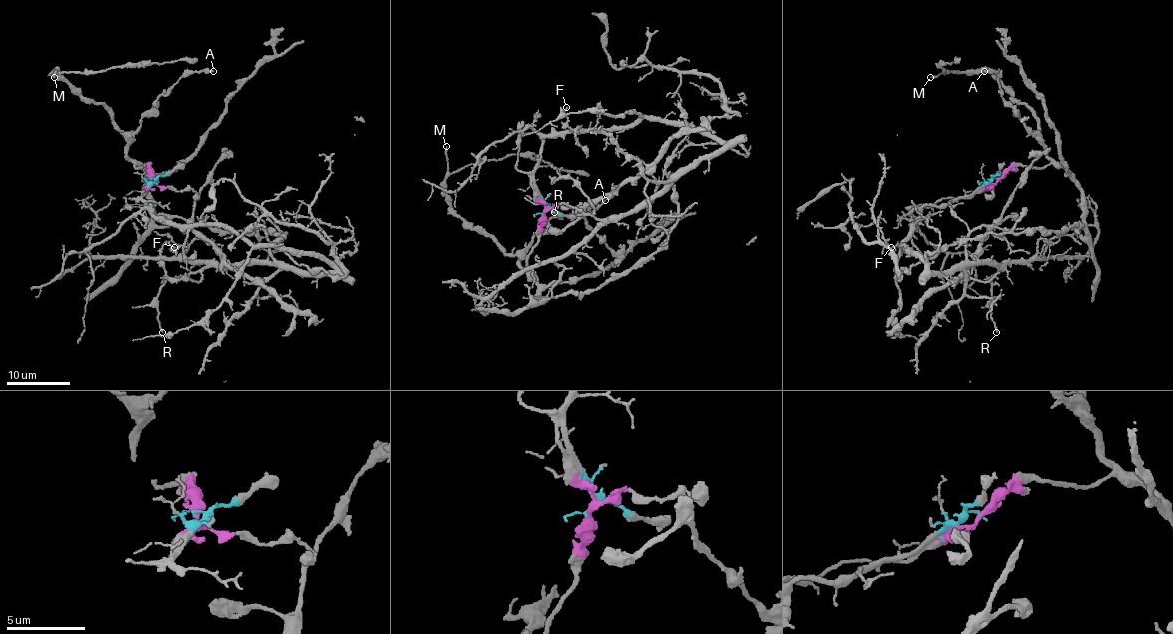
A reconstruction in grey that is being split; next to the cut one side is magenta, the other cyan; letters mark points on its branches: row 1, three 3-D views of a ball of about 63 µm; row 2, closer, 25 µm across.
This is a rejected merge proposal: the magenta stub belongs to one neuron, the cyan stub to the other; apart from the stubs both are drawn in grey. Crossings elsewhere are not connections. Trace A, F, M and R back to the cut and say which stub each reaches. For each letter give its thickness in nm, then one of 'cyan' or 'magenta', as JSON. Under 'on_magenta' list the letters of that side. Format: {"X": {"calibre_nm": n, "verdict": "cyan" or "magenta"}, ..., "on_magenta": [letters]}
{"A": {"calibre_nm": 190, "verdict": "magenta"}, "F": {"calibre_nm": 90, "verdict": "cyan"}, "M": {"calibre_nm": 160, "verdict": "magenta"}, "R": {"calibre_nm": 180, "verdict": "cyan"}, "on_magenta": ["A", "M"]}

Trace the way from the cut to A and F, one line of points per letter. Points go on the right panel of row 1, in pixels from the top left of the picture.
A: (997, 179), (1019, 165), (1045, 168), (1051, 161), (1046, 155), (1046, 146), (1002, 96), (997, 72), (984, 71)
F: (997, 179), (938, 206), (925, 204), (912, 231), (912, 247), (890, 247)

